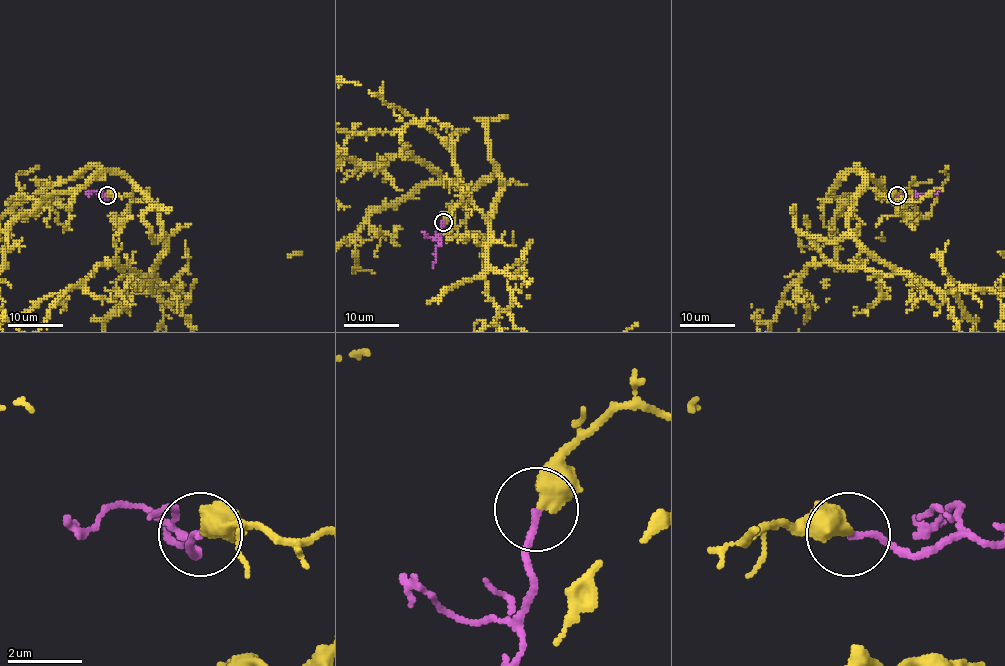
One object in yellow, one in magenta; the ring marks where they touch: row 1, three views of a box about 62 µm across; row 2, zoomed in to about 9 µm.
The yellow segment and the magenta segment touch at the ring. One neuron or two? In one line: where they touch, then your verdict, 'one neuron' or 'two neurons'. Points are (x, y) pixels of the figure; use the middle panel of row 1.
(443, 222) | one neuron

